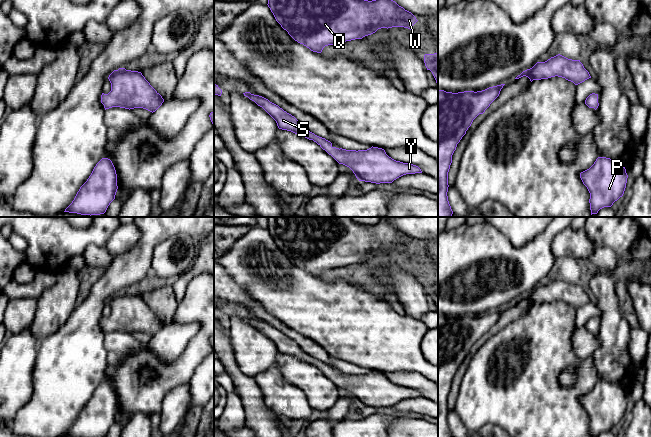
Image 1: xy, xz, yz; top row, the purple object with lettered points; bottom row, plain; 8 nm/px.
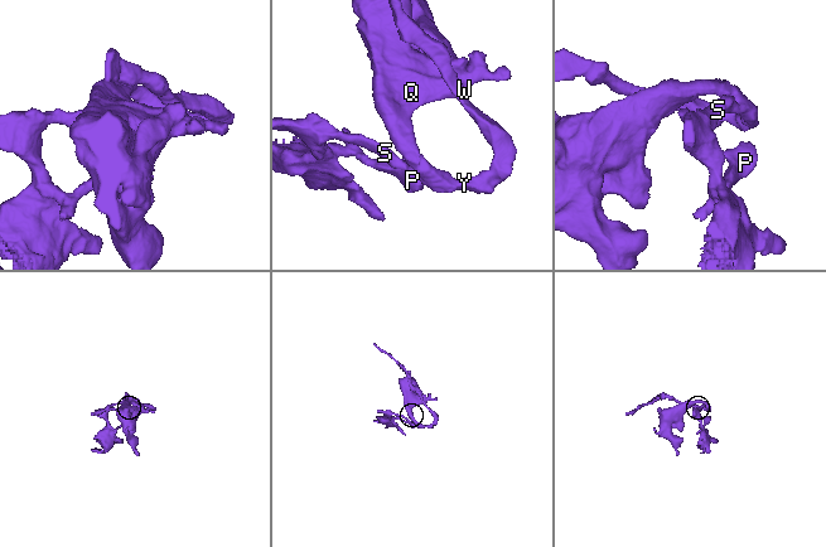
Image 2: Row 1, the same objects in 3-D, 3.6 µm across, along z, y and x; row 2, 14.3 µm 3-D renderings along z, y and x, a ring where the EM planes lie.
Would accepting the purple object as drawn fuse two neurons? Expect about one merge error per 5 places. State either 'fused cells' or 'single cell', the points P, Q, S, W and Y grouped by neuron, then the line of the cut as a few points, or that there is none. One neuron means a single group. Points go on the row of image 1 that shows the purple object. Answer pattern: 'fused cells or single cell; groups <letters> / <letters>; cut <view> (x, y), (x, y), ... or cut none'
single cell; groups P Q S W Y; cut none

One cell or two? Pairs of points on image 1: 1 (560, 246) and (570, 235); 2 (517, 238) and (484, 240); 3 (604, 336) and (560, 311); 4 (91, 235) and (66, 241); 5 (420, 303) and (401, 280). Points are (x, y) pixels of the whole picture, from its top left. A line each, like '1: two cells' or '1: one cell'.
1: one cell
2: two cells
3: two cells
4: one cell
5: one cell

